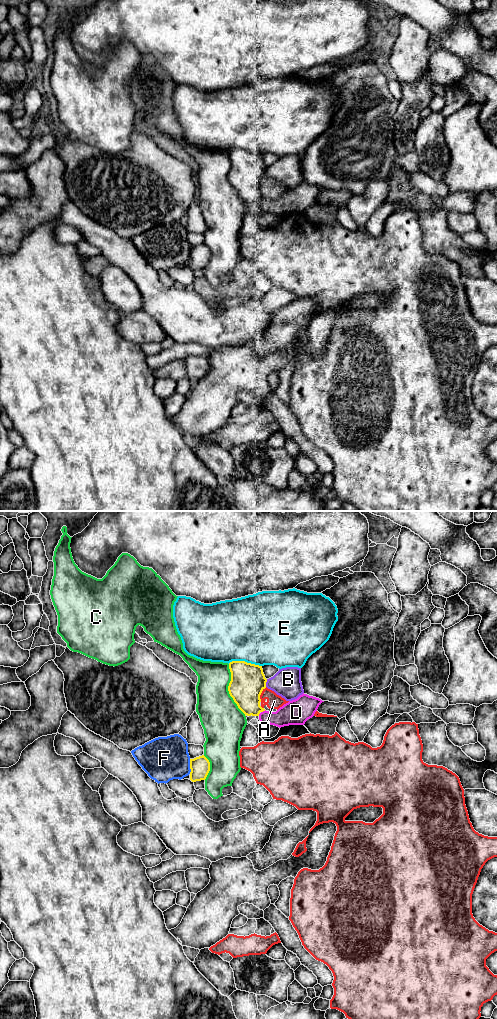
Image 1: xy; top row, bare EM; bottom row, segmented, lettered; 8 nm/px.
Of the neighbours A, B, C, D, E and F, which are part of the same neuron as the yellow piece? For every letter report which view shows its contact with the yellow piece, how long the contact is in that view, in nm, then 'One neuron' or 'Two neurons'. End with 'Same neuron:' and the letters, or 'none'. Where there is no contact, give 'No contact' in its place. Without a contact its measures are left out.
A: Touches yellow in xy. Shared border 130 nm. Two neurons
B: Touches yellow in xy. Shared border 70 nm. Two neurons
C: Touches yellow in xy. Shared border 440 nm. Two neurons
D: Touches yellow in xy. Shared border 80 nm. Two neurons
E: Touches yellow in xy. Shared border 280 nm. Two neurons
F: Touches yellow in xy. Shared border 120 nm. Two neurons
Same neuron: none

